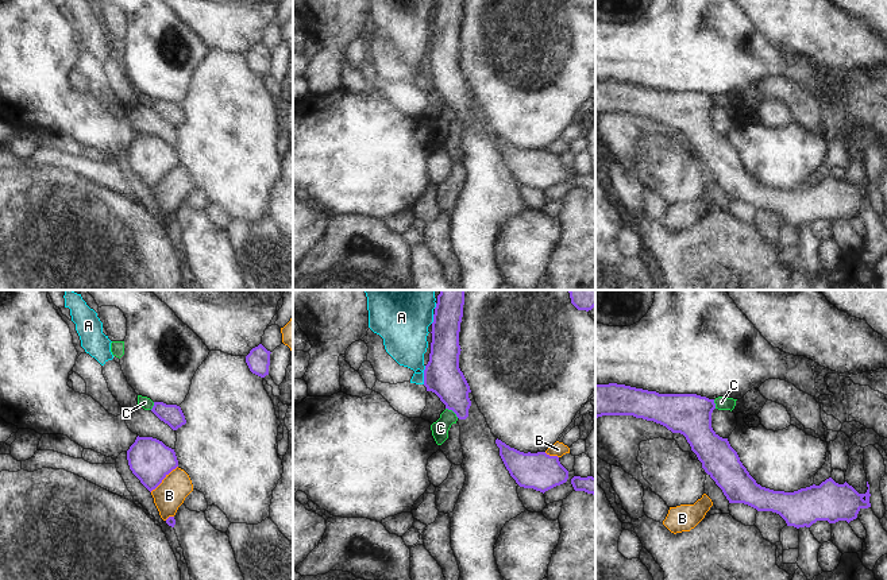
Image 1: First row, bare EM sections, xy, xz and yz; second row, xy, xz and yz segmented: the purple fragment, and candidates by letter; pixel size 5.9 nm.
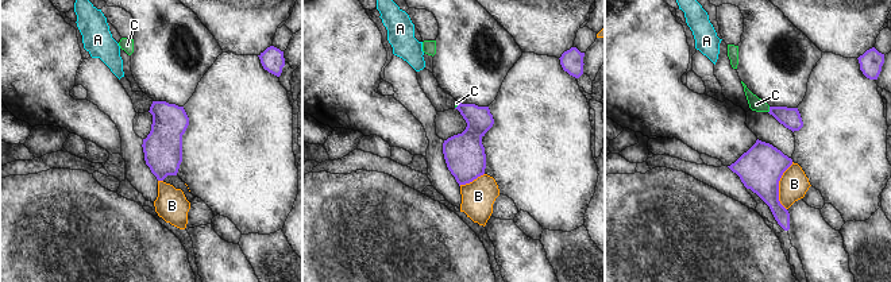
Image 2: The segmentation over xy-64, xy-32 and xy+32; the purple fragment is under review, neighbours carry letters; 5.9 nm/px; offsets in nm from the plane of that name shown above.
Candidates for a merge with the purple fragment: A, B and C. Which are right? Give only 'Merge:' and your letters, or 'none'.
Merge: none

